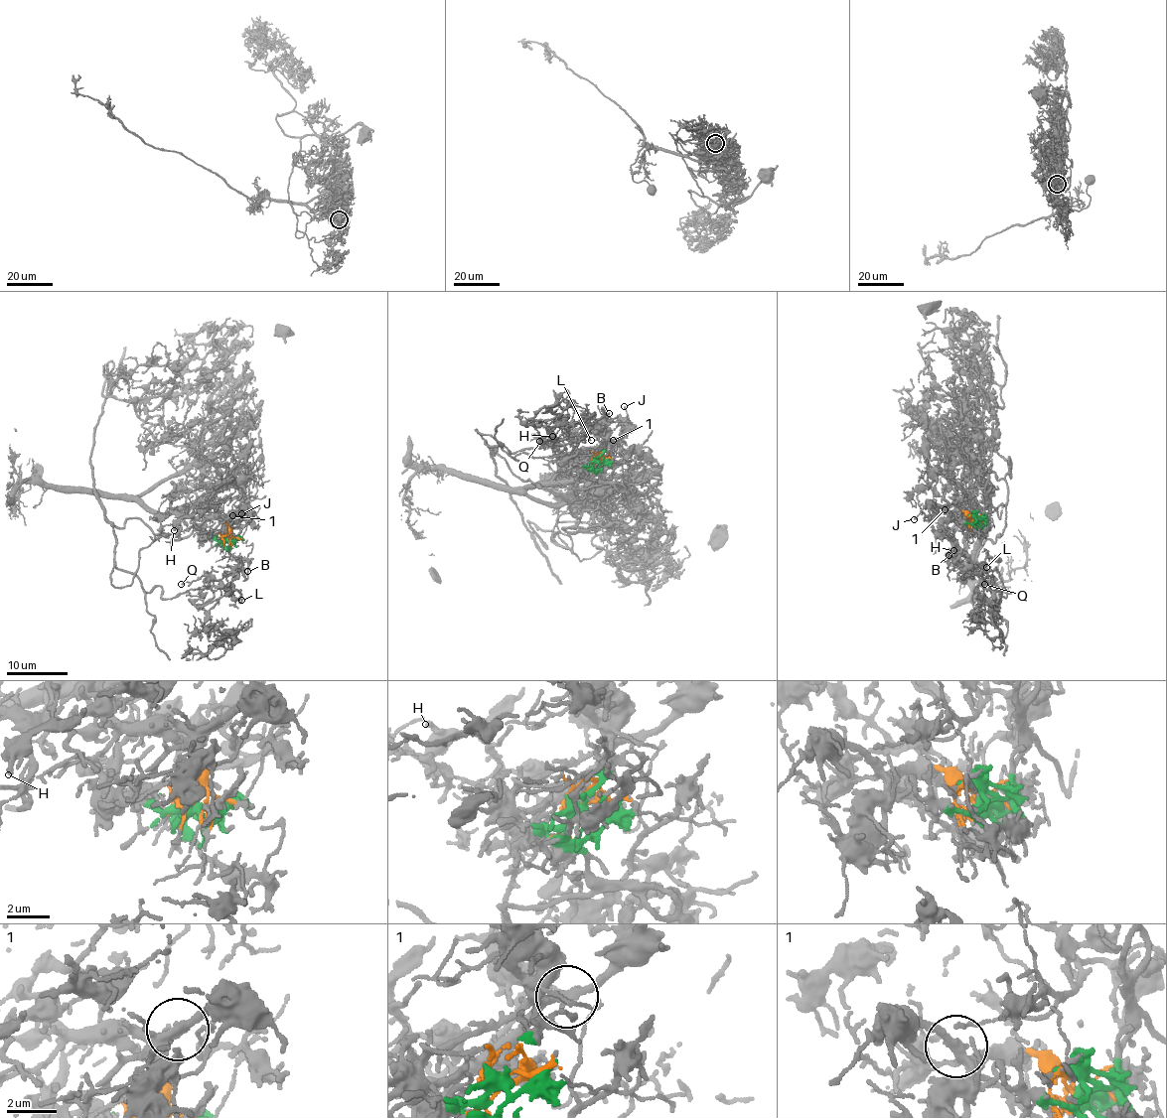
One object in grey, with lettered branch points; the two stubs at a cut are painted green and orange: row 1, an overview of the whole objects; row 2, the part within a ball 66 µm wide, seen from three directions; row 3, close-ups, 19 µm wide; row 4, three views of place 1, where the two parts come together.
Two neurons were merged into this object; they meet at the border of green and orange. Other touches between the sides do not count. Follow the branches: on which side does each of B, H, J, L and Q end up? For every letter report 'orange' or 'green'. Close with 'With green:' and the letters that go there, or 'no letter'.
B: green
H: green
J: orange
L: green
Q: green
With green: B, H, L, Q

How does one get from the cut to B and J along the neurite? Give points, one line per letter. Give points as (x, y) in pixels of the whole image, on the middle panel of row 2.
B: (597, 459), (579, 475), (548, 445), (499, 444), (516, 460), (563, 455), (564, 439), (609, 413)
J: (597, 459), (602, 457), (598, 453), (607, 442), (623, 433), (629, 421), (624, 406)

